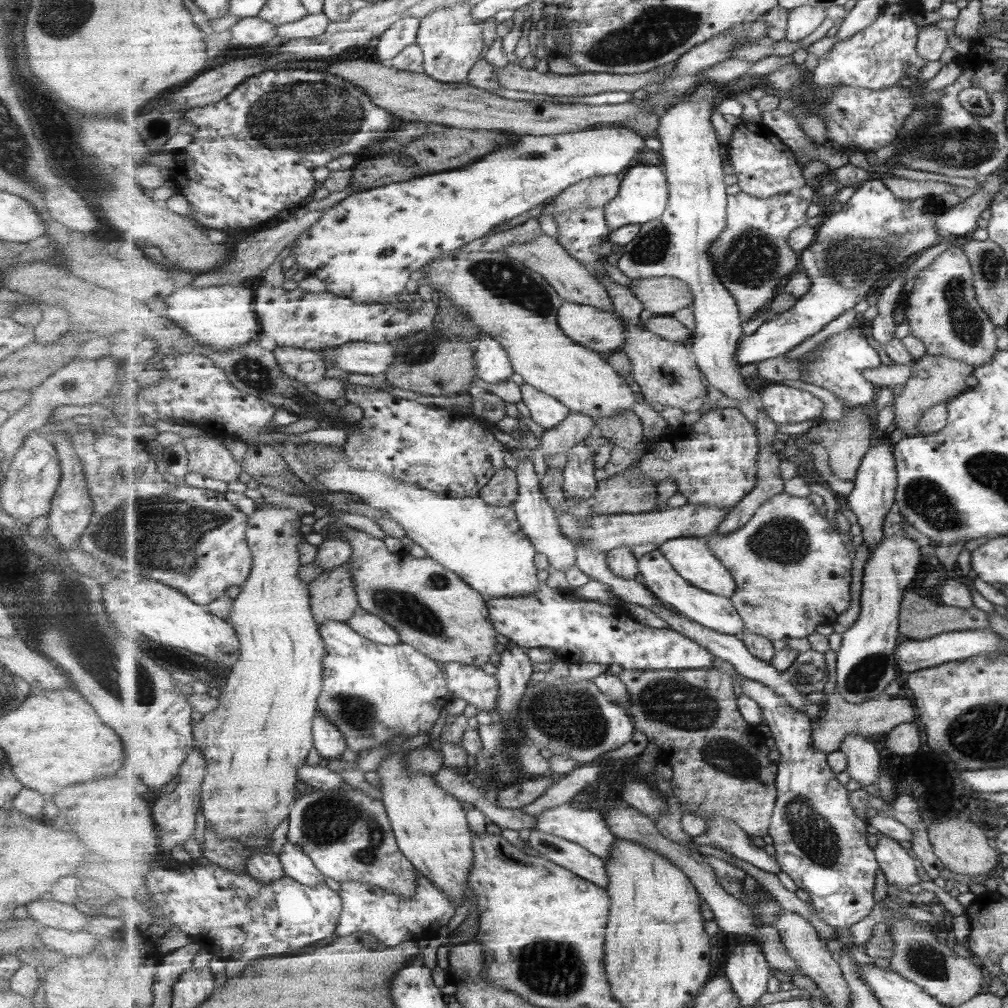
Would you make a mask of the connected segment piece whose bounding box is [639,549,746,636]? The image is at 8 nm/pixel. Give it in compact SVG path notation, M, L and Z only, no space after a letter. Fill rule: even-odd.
M658 549L646 554L639 560L639 574L643 576L646 586L657 598L667 602L687 618L709 627L711 630L725 634L741 636L744 633L746 622L729 598L711 594L711 592L700 590L691 585L687 579L679 575L679 572L675 570L671 562L663 555L663 552Z

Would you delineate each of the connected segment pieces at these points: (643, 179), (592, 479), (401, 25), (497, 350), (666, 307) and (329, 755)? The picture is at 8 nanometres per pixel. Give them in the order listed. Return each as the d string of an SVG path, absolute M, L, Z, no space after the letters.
M634 163L623 176L619 195L605 206L606 219L611 230L630 224L647 224L666 212L670 201L670 183L663 165Z
M584 441L569 450L570 461L564 470L564 494L566 498L590 500L597 492L598 482L595 476L595 450Z
M405 17L392 24L380 37L376 46L378 60L387 62L405 48L417 43L420 18Z
M483 335L479 338L475 349L477 375L489 384L511 380L515 374L510 354L505 347L491 335Z
M637 278L631 281L629 288L640 298L644 308L655 315L674 315L695 302L691 287L680 278Z
M322 712L314 718L314 747L320 756L330 763L333 759L341 759L348 746L345 734L341 732L334 722L331 722Z

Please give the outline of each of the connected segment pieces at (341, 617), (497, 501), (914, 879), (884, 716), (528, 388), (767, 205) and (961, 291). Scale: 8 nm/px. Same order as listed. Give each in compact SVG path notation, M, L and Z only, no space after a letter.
M349 560L311 583L311 610L320 625L328 620L348 622L360 608L354 576Z
M505 467L482 488L480 497L491 506L512 506L518 499L519 487L516 471Z
M886 834L881 836L874 849L887 882L906 891L907 886L919 884L921 882L921 875L917 874L919 860L907 852L898 840Z
M836 690L826 695L825 716L820 721L813 722L814 736L813 743L818 750L832 753L839 751L843 744L843 739L848 734L860 734L861 736L873 736L873 734L886 735L891 729L897 728L900 724L913 722L916 714L916 706L913 706L911 699L898 698L893 695L883 693L875 700L864 702L863 704L853 704L847 702Z
M529 383L521 385L524 404L529 408L532 420L543 430L551 430L559 426L572 412L564 403L554 396L539 390Z
M740 191L729 197L727 228L711 245L710 256L717 266L718 277L738 302L745 324L766 310L789 276L801 268L799 253L791 248L788 238L797 226L807 224L807 208L811 203L796 193L757 198Z
M951 246L938 255L932 263L921 270L914 280L914 286L907 297L904 318L910 326L910 334L920 338L926 346L929 355L947 355L959 359L971 366L979 367L991 364L998 353L997 326L991 317L979 304L975 290L975 275L972 262L963 247Z

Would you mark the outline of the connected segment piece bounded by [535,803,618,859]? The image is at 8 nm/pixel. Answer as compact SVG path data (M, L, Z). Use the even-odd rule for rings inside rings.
M568 803L549 808L535 818L540 831L579 843L601 858L609 858L616 847L618 836L611 832L607 818L599 810L579 810Z

